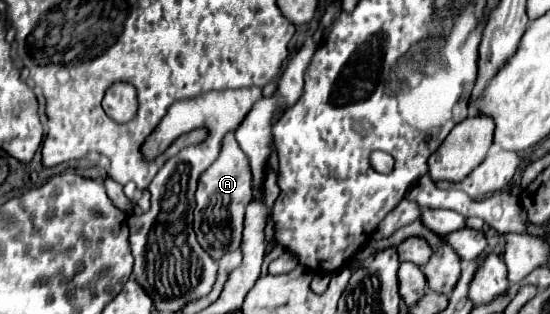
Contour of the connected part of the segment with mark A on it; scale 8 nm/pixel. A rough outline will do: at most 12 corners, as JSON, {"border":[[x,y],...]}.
{"border":[[233,131],[201,173],[199,245],[215,261],[239,249],[251,167]]}

